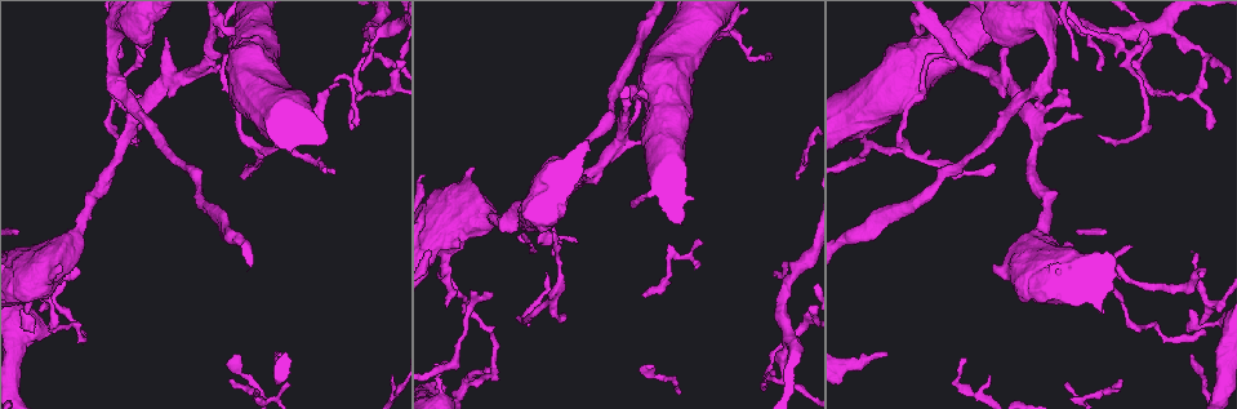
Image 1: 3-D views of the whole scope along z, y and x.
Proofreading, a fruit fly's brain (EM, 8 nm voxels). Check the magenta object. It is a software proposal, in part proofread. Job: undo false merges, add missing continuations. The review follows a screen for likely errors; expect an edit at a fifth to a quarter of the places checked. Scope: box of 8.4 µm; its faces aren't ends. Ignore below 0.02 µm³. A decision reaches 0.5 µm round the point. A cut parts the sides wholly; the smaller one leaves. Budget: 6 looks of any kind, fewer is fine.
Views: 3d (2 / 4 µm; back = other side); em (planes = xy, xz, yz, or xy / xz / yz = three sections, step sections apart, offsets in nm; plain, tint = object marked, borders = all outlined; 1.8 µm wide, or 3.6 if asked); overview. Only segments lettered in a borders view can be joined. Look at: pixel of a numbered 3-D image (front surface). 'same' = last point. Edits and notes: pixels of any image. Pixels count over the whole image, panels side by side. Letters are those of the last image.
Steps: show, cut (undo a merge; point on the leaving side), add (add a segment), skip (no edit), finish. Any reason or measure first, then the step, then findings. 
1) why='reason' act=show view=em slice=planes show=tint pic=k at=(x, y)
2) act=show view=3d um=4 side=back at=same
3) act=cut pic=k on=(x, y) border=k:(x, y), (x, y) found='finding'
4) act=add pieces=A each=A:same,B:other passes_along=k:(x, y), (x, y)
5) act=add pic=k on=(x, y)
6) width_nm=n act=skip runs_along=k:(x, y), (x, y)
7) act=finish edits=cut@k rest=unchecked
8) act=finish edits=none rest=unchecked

why='branch point' act=show view=em um=3.6 slice=yz step=4 show=borders pic=1 at=(782, 379)

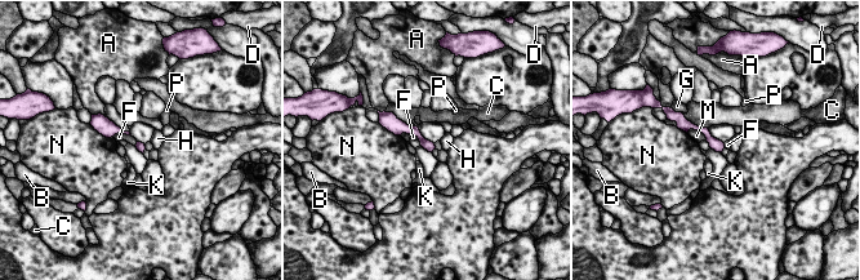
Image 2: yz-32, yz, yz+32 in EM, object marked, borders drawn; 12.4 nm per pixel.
act=show view=em um=3.6 slice=planes show=borders at=same

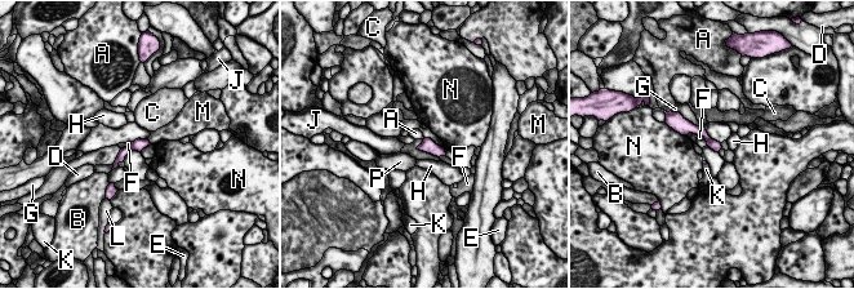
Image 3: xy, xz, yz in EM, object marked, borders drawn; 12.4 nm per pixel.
longest_contact=F:340nm act=skip each=A:other,B:other,C:other,D:other,E:other,F:other,G:other,H:other,J:other,K:other,L:other,M:other,N:other,P:other border=3:(416, 147), (439, 158) found='one neuron here'

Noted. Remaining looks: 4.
why='thin end' act=show view=em slice=planes show=borders pic=1 at=(566, 316)

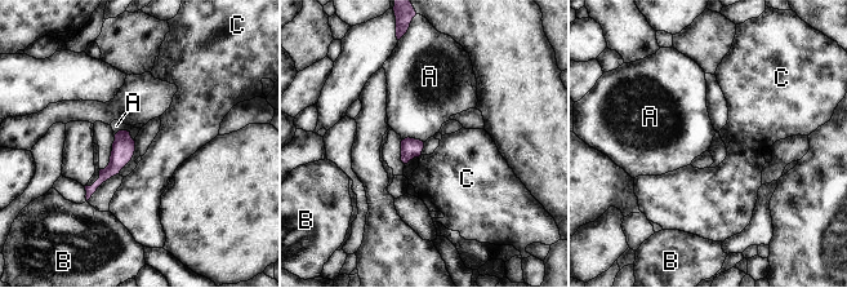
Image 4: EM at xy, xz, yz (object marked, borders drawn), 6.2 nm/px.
act=skip each=A:other,B:other,C:other runs_along=4:(126, 134), (116, 164), (89, 191) found='no lettered segment goes on from it'

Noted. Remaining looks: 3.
act=show view=em slice=xy step=16 show=plain pic=1 at=(1084, 116)

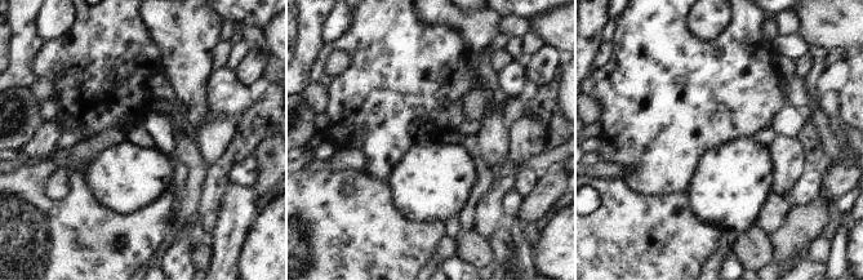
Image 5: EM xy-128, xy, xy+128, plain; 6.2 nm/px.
act=show view=em slice=xy step=16 show=tint at=same

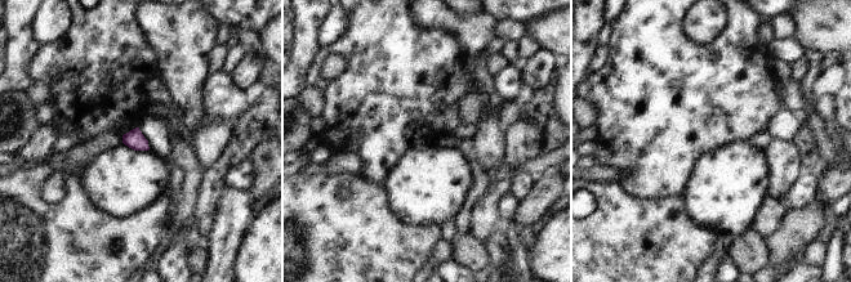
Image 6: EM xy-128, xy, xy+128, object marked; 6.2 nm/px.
why='see the neighbours' act=show view=em slice=xy step=16 show=borders at=same

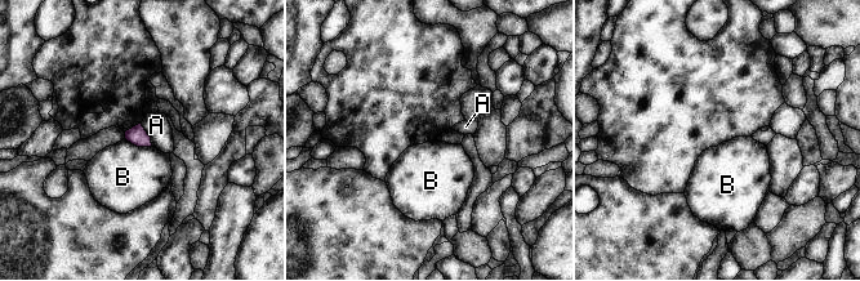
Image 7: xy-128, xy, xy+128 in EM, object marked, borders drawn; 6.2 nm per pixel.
act=skip each=A:other,B:other border=7:(125, 138), (137, 146), (151, 146) found='none of them fits'

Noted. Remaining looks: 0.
act=finish edits=none rest=unchecked

